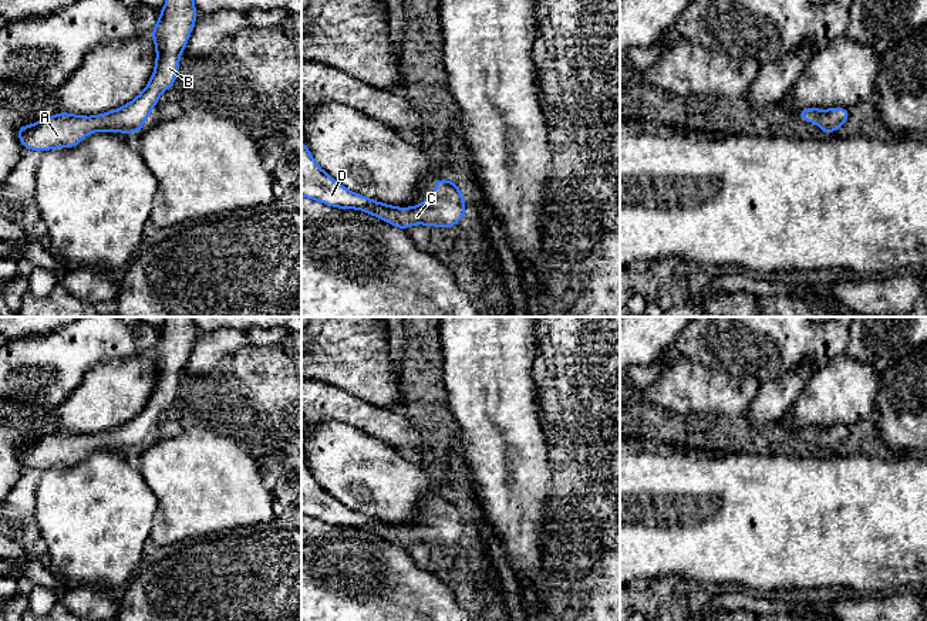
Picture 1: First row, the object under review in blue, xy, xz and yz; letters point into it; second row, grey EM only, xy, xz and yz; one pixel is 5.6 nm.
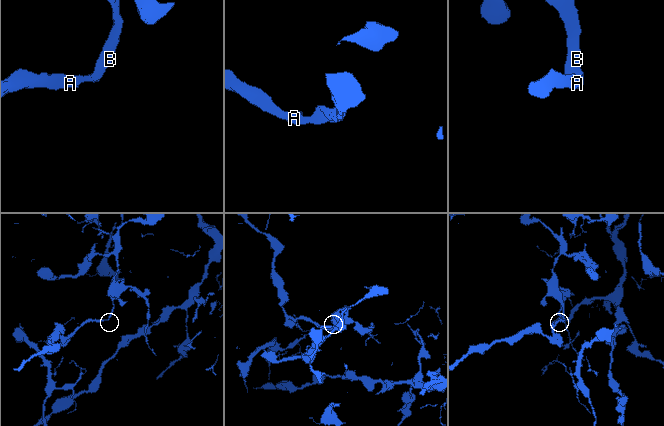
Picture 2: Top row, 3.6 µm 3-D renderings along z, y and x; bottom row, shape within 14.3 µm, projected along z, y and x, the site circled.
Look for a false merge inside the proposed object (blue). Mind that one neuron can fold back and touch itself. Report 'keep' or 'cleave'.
keep

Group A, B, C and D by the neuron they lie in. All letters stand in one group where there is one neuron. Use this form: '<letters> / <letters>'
A B C D

